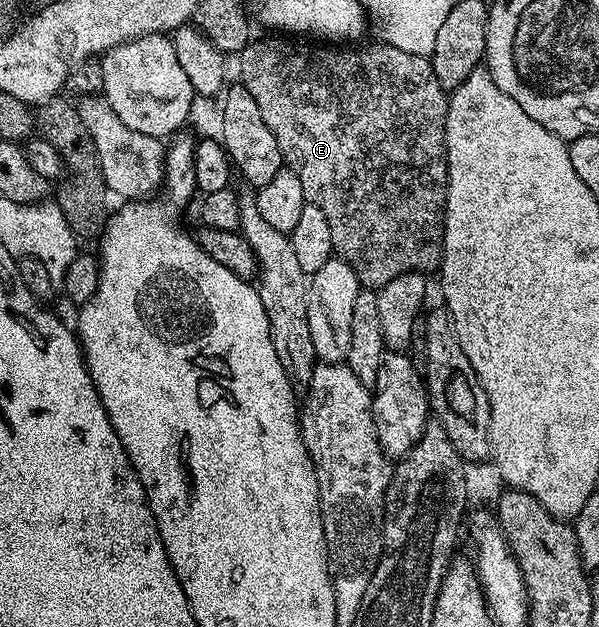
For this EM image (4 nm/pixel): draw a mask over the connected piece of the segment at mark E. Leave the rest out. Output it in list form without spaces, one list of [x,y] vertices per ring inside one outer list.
[[[268,35],[265,41],[253,40],[245,47],[243,53],[239,54],[240,61],[240,77],[239,80],[246,87],[246,91],[250,91],[250,96],[254,98],[254,103],[258,103],[258,111],[262,115],[266,127],[270,127],[270,135],[274,135],[274,139],[278,139],[278,147],[284,156],[284,163],[287,168],[294,171],[294,175],[298,175],[298,180],[302,183],[302,191],[304,192],[305,202],[314,207],[318,207],[318,211],[322,211],[322,215],[326,215],[326,223],[330,223],[330,239],[332,240],[332,248],[335,256],[339,260],[344,261],[354,271],[354,275],[360,280],[361,286],[366,289],[378,291],[382,287],[386,287],[388,283],[394,279],[398,279],[398,275],[403,273],[422,273],[431,274],[430,271],[439,270],[441,261],[444,260],[444,208],[448,202],[448,154],[444,147],[444,132],[446,131],[446,121],[448,119],[448,99],[449,94],[440,86],[438,79],[434,75],[434,67],[431,60],[427,57],[419,57],[418,55],[410,55],[406,51],[398,51],[398,47],[393,45],[385,45],[383,43],[375,43],[369,49],[356,49],[360,47],[324,47],[328,49],[311,49],[308,45],[295,45],[295,40],[285,39],[280,35]]]

